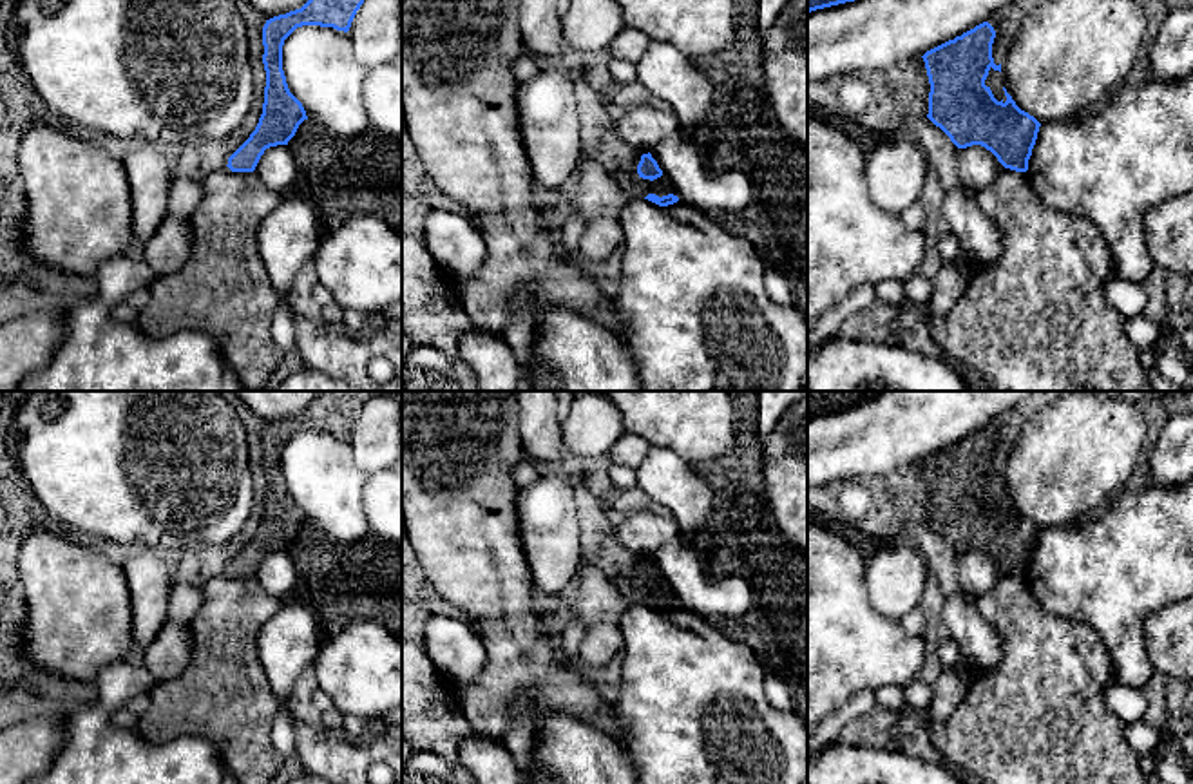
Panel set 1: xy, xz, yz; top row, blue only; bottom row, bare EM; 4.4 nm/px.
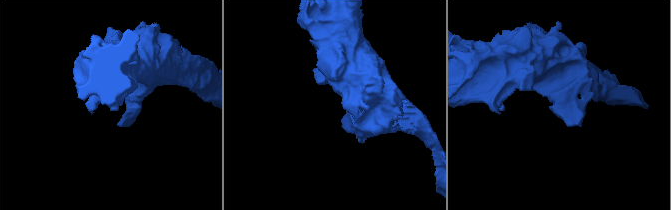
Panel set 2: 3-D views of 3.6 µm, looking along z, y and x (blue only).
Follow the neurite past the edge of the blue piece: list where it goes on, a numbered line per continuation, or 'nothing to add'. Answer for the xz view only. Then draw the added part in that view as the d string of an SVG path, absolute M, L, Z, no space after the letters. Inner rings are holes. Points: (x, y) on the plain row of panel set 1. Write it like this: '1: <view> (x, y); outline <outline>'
nothing to add

